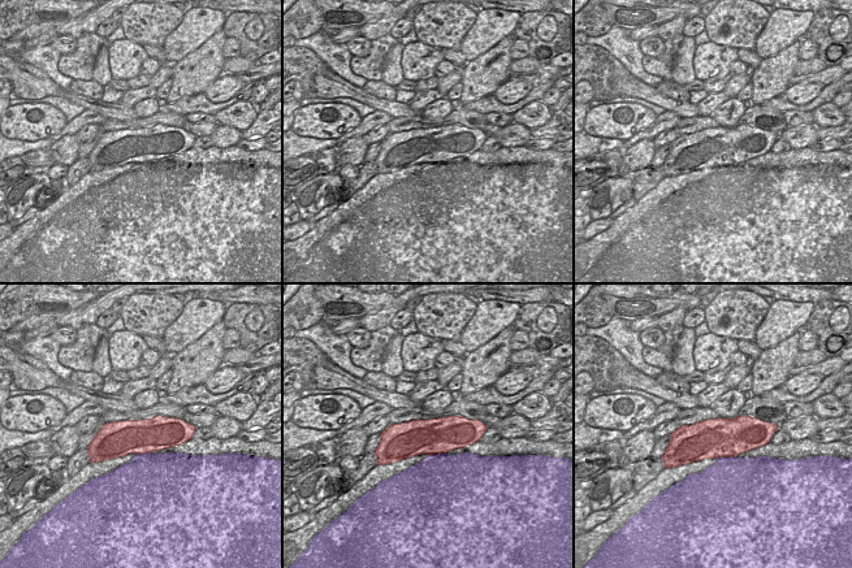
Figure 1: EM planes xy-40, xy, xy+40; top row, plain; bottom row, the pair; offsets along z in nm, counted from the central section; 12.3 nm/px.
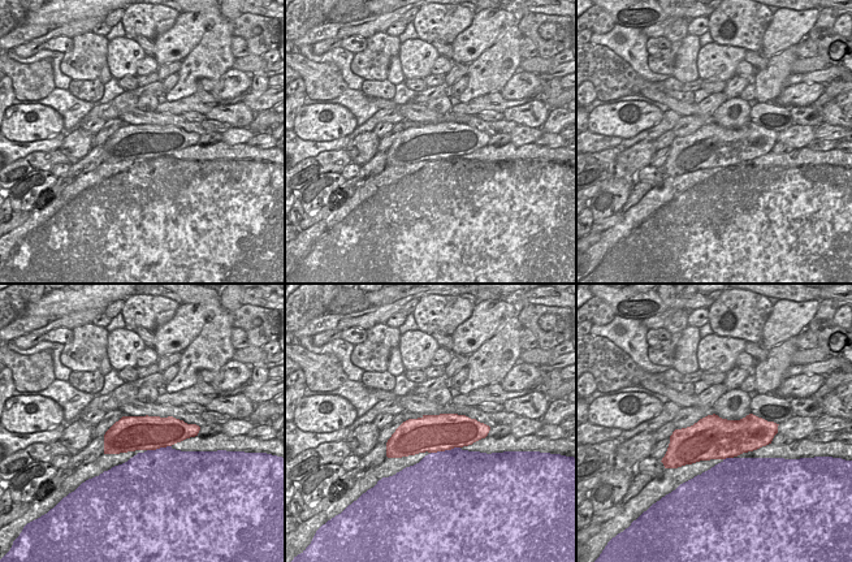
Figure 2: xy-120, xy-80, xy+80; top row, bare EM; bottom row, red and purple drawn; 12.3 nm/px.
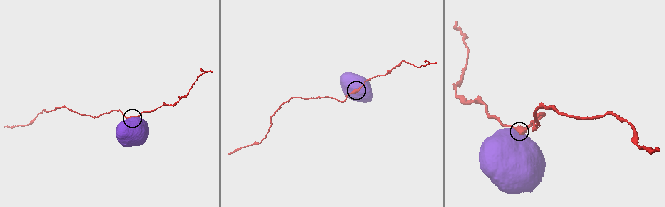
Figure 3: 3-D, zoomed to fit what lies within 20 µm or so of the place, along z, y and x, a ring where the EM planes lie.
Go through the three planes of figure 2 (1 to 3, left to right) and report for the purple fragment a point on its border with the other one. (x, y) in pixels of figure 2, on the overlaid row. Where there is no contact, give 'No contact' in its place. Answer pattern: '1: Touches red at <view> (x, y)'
1: Touches red at xy-120 (159, 448)
2: Touches red at xy-80 (445, 449)
3: Touches red at xy+80 (727, 457).

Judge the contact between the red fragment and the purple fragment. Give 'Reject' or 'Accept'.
Reject.

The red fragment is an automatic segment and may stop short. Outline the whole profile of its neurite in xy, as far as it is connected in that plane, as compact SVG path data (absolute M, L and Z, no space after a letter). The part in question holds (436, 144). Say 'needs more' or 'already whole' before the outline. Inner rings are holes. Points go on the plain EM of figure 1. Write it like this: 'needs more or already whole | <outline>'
already whole | M446 125L429 129L412 129L389 134L381 142L375 160L377 174L386 174L418 164L446 162L468 156L481 148L488 134L480 129Z

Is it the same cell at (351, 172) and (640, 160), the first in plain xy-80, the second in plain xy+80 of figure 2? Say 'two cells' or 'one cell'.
two cells

